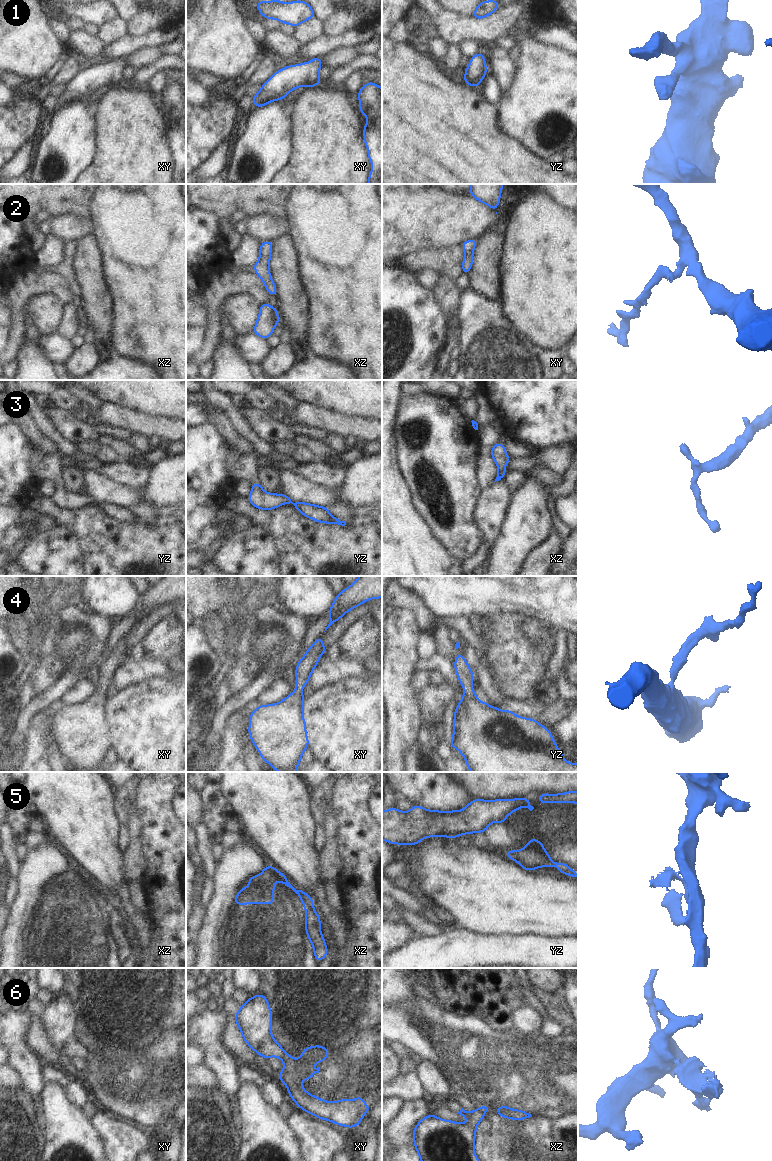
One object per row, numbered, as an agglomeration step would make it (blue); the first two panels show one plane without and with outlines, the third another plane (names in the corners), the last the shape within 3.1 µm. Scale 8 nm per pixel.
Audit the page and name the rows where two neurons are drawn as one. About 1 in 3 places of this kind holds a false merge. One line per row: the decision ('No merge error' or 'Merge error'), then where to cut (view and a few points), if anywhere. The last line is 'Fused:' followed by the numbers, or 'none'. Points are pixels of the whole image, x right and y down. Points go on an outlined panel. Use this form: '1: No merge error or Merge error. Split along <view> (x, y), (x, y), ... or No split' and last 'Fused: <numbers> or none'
1: No merge error. No split
2: No merge error. No split
3: No merge error. No split
4: No merge error. No split
5: Merge error. Split along yz (516, 852), (519, 856), (518, 862)
6: Merge error. Split along xy (286, 1053), (282, 1059)
Fused: 5, 6.

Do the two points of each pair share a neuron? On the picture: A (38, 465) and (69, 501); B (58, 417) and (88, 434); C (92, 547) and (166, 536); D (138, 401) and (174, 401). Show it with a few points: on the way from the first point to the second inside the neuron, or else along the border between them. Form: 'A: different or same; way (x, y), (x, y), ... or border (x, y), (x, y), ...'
A: same; way (48, 470), (59, 481), (61, 491)
B: same; way (65, 421), (72, 427), (79, 427), (81, 429)
C: same; way (110, 547), (142, 547), (148, 541)
D: same; way (147, 401), (165, 401)

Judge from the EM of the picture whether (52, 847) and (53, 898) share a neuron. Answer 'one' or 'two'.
two

